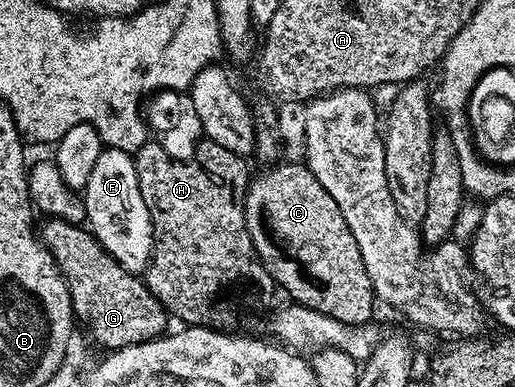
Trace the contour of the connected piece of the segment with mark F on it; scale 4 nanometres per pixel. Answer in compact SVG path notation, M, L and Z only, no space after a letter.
M103 148L83 190L82 202L87 224L104 251L128 272L143 274L151 262L155 231L138 187L135 158L116 148Z

